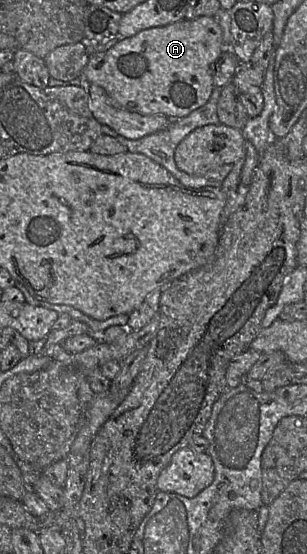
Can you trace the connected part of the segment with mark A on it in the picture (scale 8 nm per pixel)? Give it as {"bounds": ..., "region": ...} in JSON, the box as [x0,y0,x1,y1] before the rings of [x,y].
{"bounds":[80,16,224,119],"region":[[[202,16],[125,38],[103,53],[89,56],[80,77],[102,87],[115,104],[130,112],[180,119],[210,99],[213,65],[224,51],[223,33],[216,18]]]}

